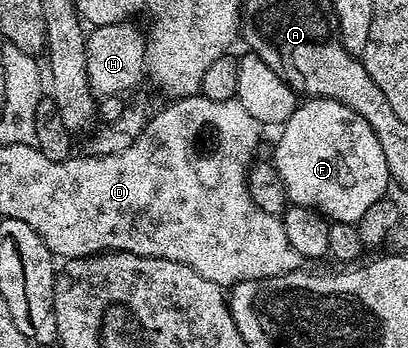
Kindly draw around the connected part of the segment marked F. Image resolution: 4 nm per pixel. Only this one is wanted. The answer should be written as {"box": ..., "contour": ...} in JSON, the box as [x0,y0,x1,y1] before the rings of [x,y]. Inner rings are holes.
{"box":[273,97,392,224],"contour":[[[308,97],[296,105],[293,116],[289,116],[289,120],[283,123],[278,134],[279,143],[275,146],[273,161],[285,184],[288,203],[292,206],[318,210],[331,222],[357,224],[372,204],[377,204],[377,200],[385,197],[387,186],[392,185],[391,173],[385,152],[381,152],[381,140],[377,140],[377,132],[373,132],[367,121],[344,102],[332,98]]]}

